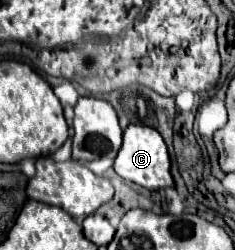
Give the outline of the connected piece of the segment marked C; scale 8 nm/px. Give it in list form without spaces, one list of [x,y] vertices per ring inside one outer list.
[[[129,125],[127,129],[123,129],[123,145],[115,157],[113,167],[115,167],[119,177],[123,177],[125,181],[133,181],[133,183],[137,183],[149,191],[173,187],[173,177],[169,171],[169,167],[171,167],[169,153],[167,153],[163,137],[153,127]]]

